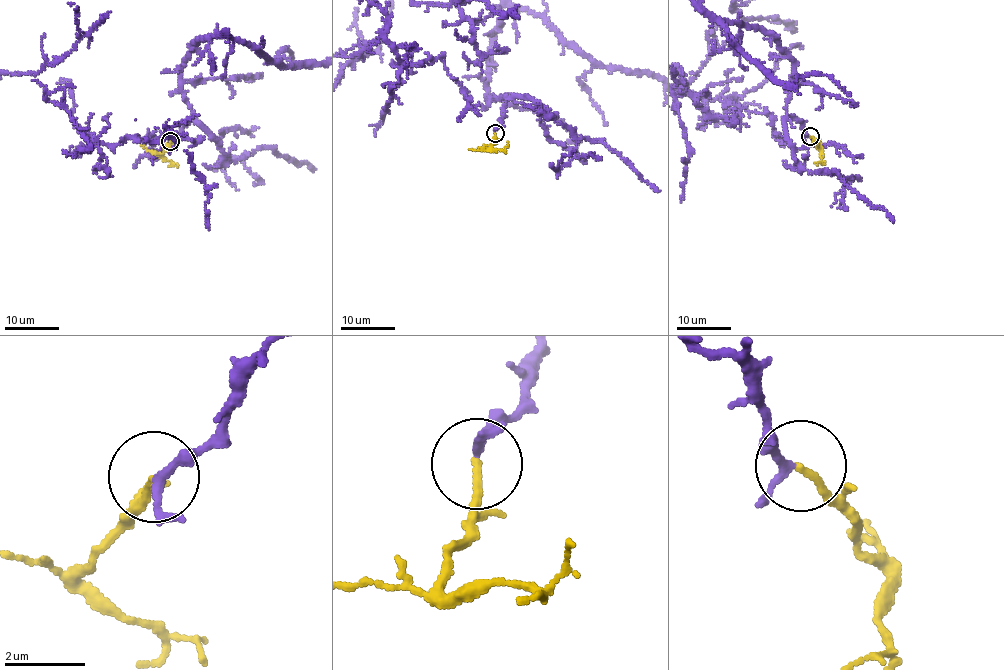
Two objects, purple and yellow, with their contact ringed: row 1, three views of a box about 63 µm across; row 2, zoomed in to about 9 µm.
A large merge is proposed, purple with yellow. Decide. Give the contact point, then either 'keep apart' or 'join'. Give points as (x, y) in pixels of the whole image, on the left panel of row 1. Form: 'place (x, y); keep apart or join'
place (170, 141); join

